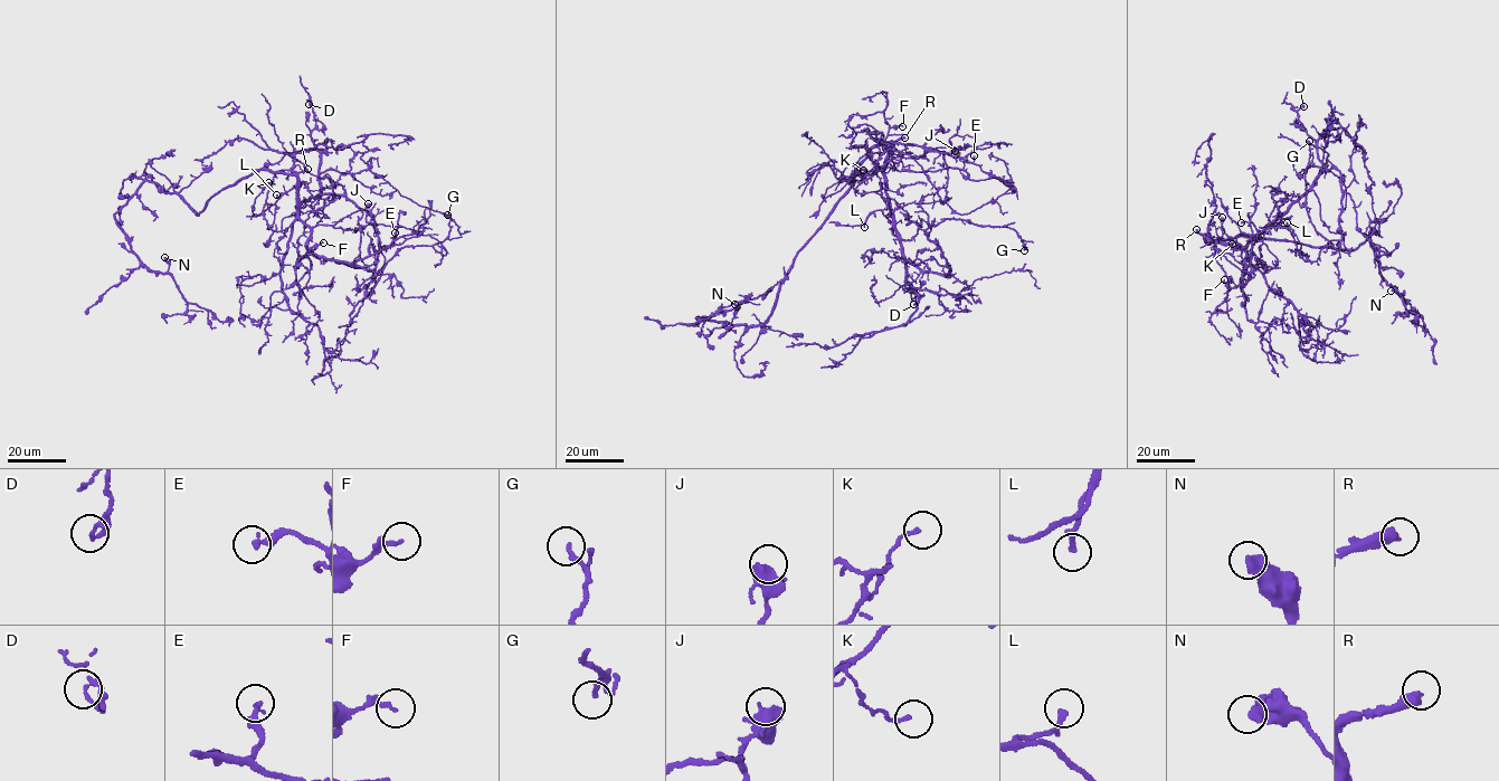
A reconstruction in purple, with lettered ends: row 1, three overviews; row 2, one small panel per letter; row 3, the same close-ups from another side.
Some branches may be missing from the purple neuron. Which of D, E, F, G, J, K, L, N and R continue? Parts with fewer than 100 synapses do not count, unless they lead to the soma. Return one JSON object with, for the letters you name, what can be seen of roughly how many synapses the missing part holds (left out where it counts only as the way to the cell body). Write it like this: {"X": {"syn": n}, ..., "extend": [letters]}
{"R": {"syn": 100}, "extend": ["R"]}

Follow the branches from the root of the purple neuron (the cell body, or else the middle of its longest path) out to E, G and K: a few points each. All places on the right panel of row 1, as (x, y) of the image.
E: (1220, 240), (1207, 243), (1204, 237), (1244, 250), (1244, 284), (1251, 269), (1252, 232), (1249, 222), (1241, 222)
G: (1220, 240), (1248, 245), (1331, 168), (1340, 172), (1340, 249), (1309, 219), (1309, 141)
K: (1220, 240), (1207, 243), (1204, 235), (1208, 232), (1216, 248), (1232, 255), (1232, 244)

